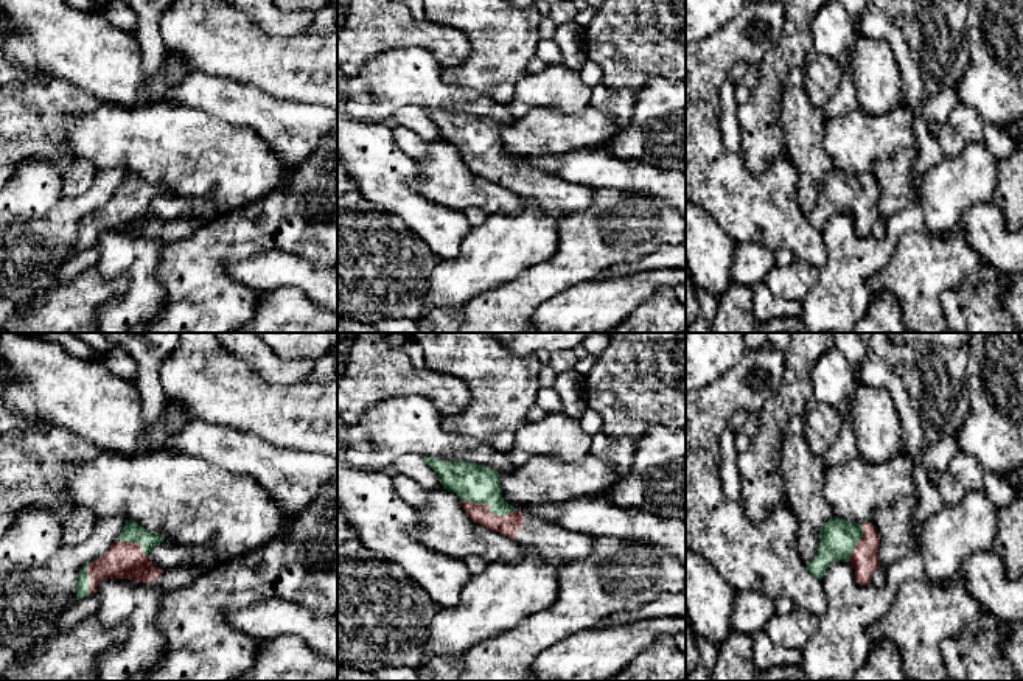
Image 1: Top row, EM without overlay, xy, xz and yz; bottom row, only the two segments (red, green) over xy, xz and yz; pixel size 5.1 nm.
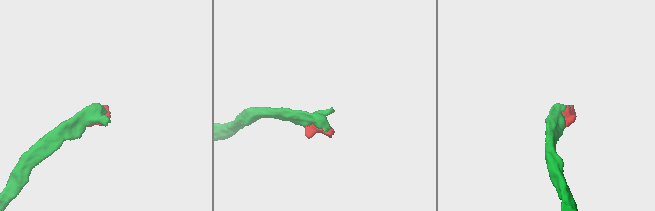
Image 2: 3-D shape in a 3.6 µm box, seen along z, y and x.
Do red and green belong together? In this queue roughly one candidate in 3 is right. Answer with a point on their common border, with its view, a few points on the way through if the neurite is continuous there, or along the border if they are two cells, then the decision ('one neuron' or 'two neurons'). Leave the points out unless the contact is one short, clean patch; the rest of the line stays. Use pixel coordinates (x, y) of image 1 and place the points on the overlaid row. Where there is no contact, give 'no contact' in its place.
contact xz (488, 509); one neuron

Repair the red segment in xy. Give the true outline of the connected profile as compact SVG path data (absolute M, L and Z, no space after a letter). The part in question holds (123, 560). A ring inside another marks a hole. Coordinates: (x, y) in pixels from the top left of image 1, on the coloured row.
M127 521L112 547L100 558L84 564L78 575L76 600L95 594L101 580L129 578L155 583L173 591L193 583L204 575L204 569L179 568L159 569L151 561L152 549L165 538L149 532L134 521Z

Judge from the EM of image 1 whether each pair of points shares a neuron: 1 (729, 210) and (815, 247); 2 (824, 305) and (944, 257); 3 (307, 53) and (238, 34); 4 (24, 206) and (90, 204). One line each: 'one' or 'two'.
1: one
2: two
3: one
4: two

